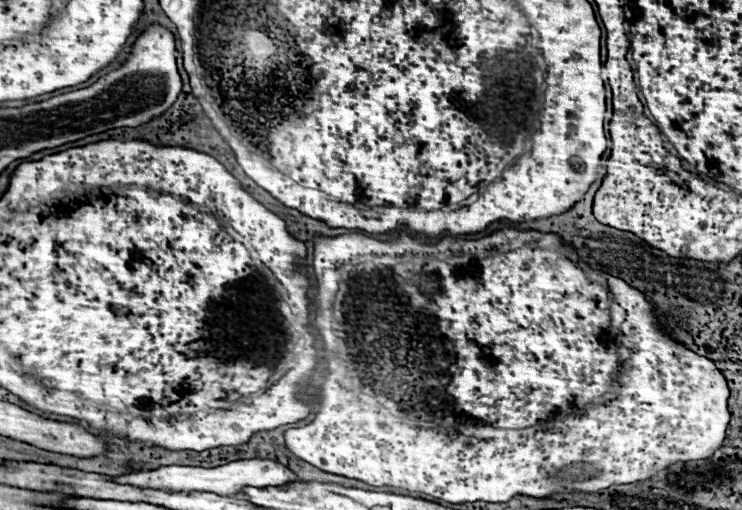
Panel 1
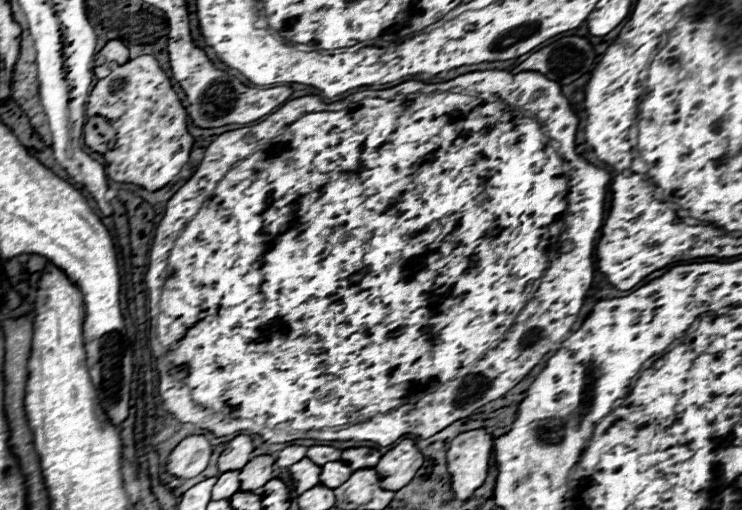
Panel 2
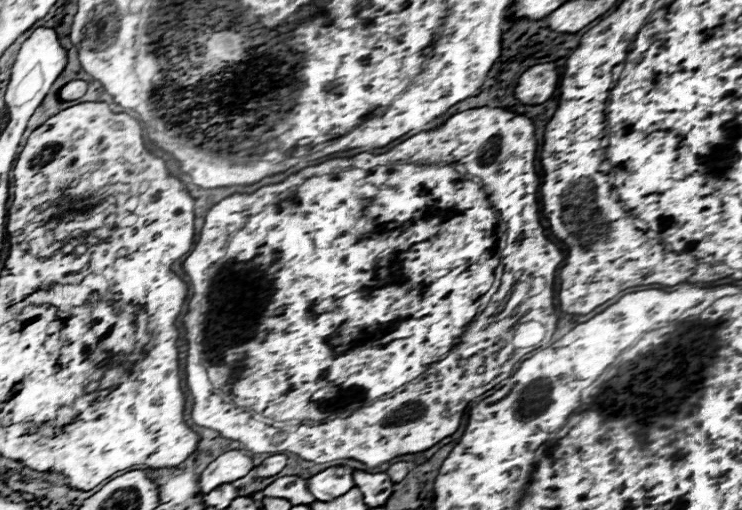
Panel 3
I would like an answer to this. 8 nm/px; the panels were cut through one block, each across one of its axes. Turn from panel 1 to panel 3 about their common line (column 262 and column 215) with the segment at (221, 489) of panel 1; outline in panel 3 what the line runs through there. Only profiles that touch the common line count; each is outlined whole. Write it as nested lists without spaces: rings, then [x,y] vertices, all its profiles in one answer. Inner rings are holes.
[[[228,450],[220,454],[214,462],[210,462],[208,468],[202,472],[200,482],[198,482],[200,490],[208,494],[220,484],[228,484],[238,478],[244,478],[252,468],[254,468],[254,462],[248,454],[240,450]]]

